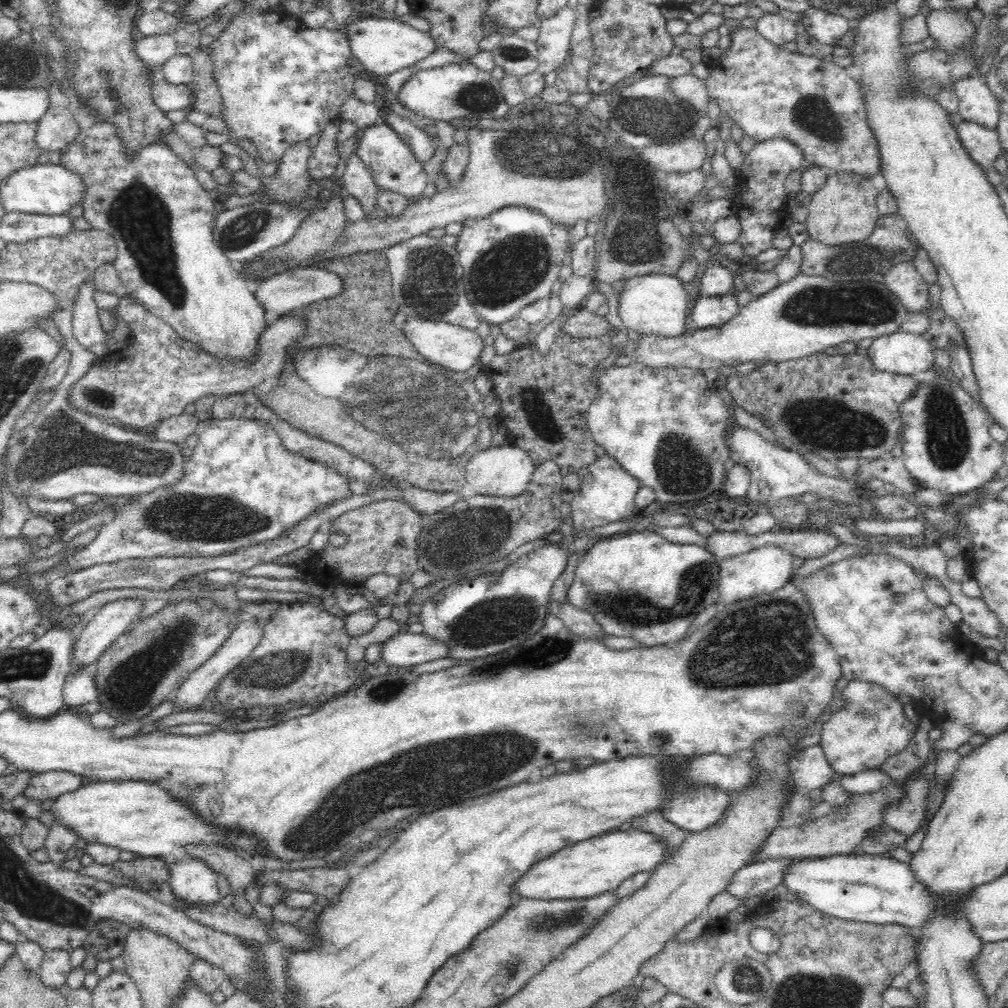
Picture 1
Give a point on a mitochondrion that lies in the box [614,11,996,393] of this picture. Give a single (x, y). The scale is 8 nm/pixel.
(852, 303)

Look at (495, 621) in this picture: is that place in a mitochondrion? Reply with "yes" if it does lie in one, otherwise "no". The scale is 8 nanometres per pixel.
yes

